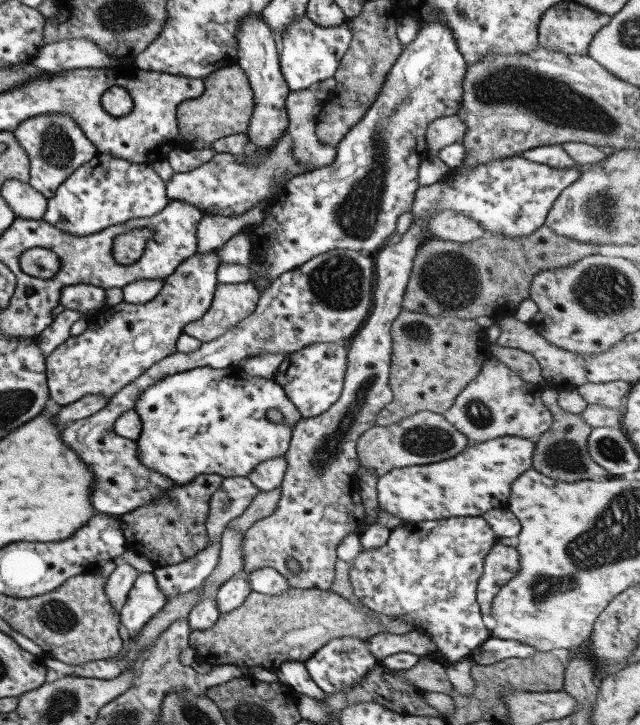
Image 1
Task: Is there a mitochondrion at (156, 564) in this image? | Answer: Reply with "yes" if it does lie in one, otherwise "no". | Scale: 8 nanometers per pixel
no

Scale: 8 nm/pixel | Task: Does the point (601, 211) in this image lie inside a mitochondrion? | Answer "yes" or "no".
yes

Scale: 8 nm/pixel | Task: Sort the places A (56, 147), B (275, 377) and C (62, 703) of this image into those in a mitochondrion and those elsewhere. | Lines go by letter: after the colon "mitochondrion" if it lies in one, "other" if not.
A: mitochondrion
B: other
C: mitochondrion

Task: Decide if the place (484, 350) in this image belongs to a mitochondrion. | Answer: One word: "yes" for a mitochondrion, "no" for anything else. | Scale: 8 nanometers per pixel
no

